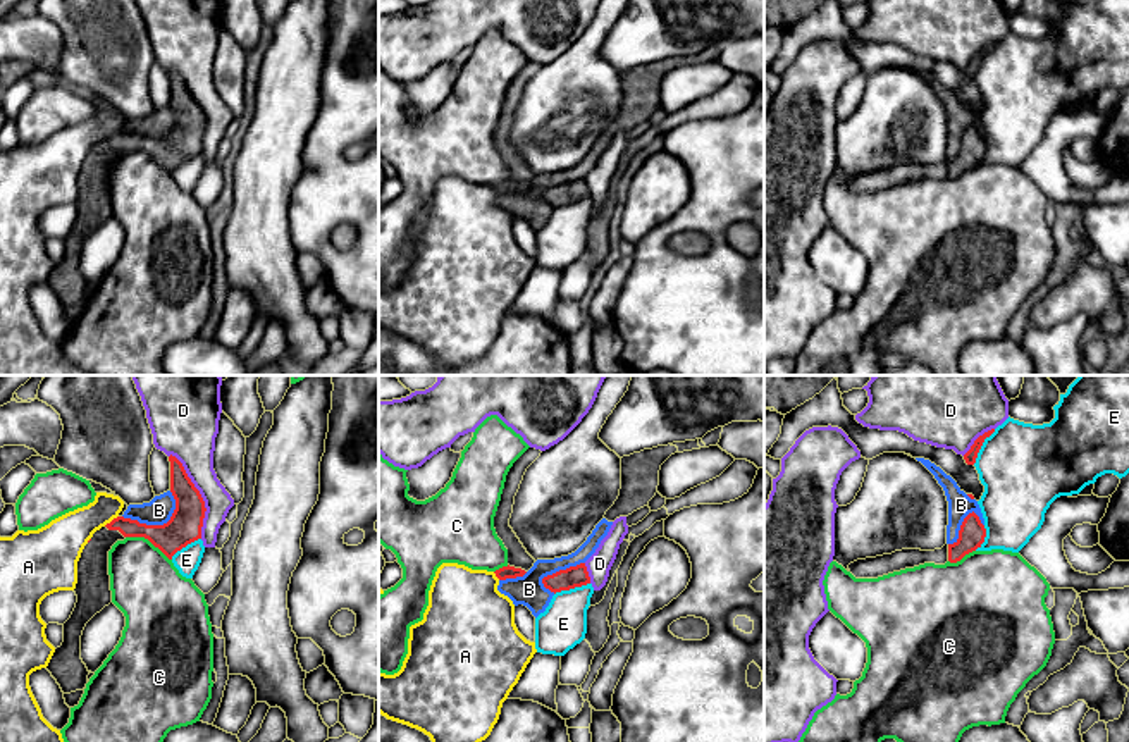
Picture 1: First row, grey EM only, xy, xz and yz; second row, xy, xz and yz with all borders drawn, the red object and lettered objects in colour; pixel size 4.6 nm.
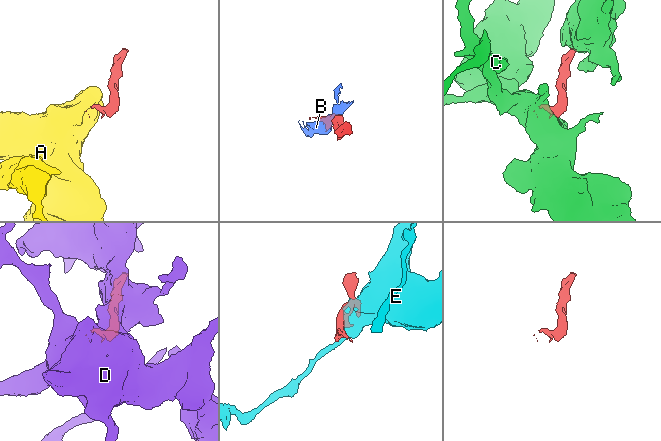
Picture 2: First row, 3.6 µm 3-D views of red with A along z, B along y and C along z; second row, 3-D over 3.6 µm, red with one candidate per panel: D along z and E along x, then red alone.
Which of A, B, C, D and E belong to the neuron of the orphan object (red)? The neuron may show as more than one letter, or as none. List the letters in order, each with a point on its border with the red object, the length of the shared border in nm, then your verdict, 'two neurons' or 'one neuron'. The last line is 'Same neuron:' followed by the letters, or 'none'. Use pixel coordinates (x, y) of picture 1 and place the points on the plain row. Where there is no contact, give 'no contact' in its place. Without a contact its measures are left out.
A: meets red in xy at (112, 135); contact 90 nm long; two neurons
B: meets red in xy at (155, 140); contact 260 nm long; two neurons
C: meets red in xy at (148, 154); contact 240 nm long; two neurons
D: meets red in xy at (200, 111); contact 420 nm long; two neurons
E: meets red in yz at (981, 59); contact 200 nm long; two neurons
Same neuron: none

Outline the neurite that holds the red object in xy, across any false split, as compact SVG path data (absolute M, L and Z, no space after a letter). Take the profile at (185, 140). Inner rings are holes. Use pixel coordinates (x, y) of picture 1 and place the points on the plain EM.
M176 71L170 76L170 107L176 124L163 139L146 139L138 134L117 131L84 160L77 176L77 217L64 238L64 257L55 263L46 284L64 308L86 303L88 282L81 274L81 250L86 238L112 217L108 165L126 151L145 151L169 174L188 158L201 153L205 115Z

